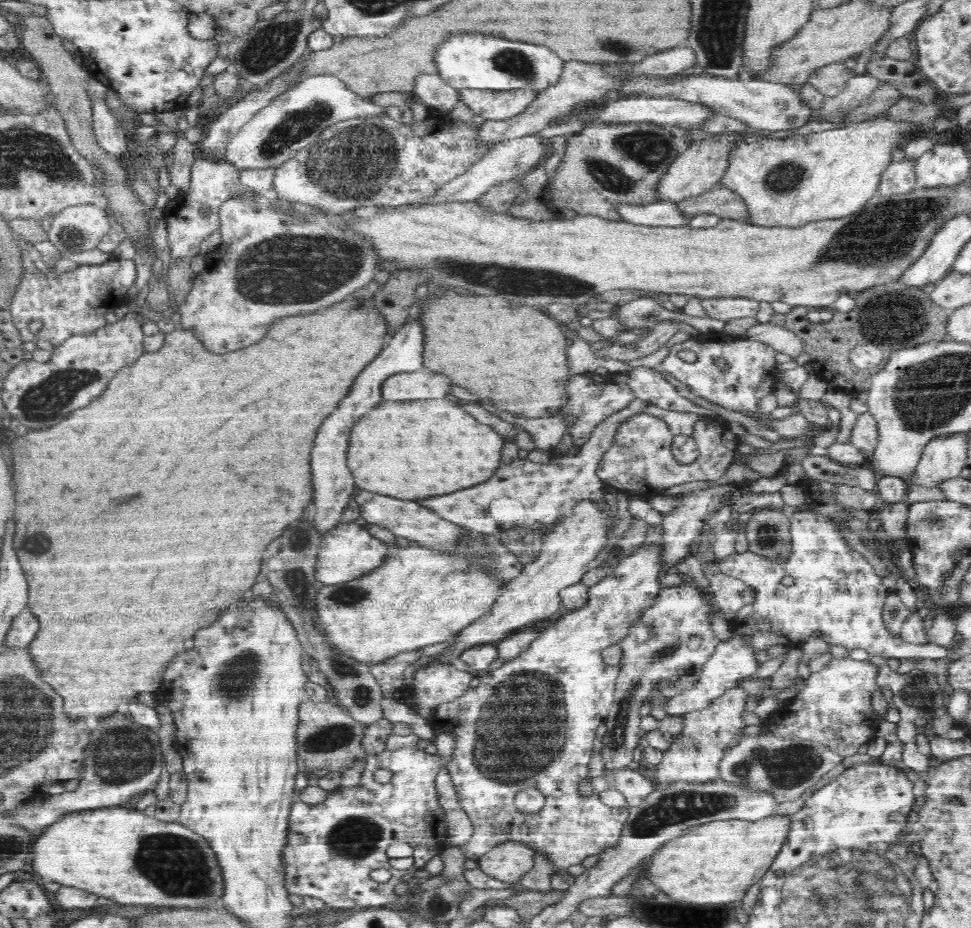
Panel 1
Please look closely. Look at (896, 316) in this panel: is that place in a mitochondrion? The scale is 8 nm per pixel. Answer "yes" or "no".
yes

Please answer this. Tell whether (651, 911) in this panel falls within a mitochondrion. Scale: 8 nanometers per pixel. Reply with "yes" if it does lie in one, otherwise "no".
yes

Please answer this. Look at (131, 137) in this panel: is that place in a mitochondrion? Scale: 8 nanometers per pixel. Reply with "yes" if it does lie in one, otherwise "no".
no

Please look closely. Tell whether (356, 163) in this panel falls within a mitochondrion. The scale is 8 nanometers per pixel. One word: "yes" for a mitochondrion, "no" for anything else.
yes

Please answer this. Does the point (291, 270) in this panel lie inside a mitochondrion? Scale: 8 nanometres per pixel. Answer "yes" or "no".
yes

